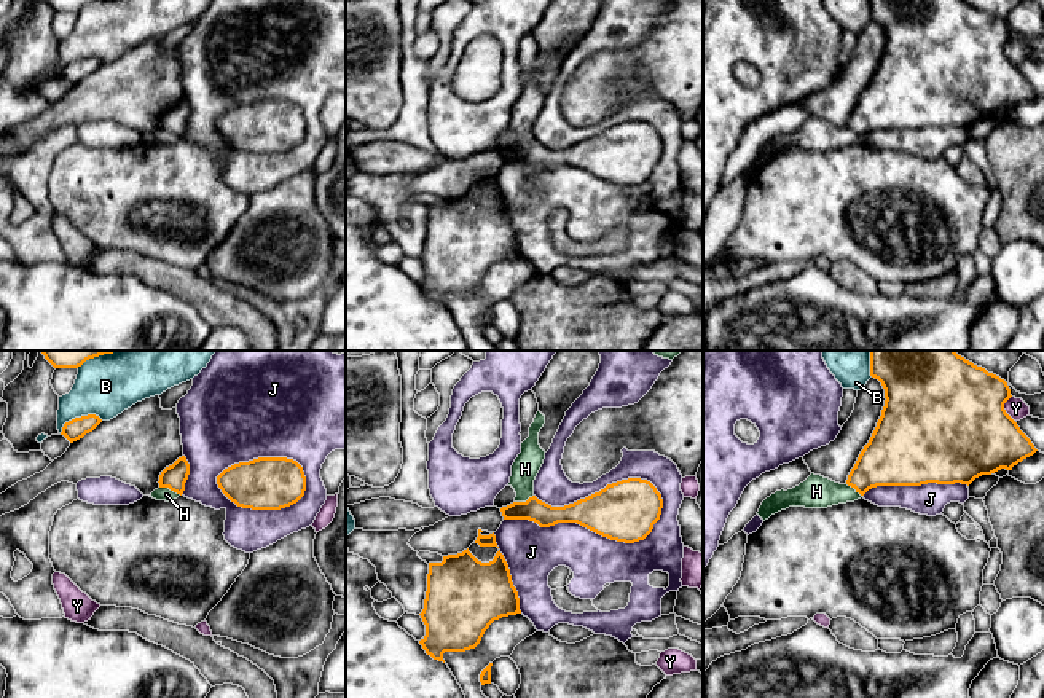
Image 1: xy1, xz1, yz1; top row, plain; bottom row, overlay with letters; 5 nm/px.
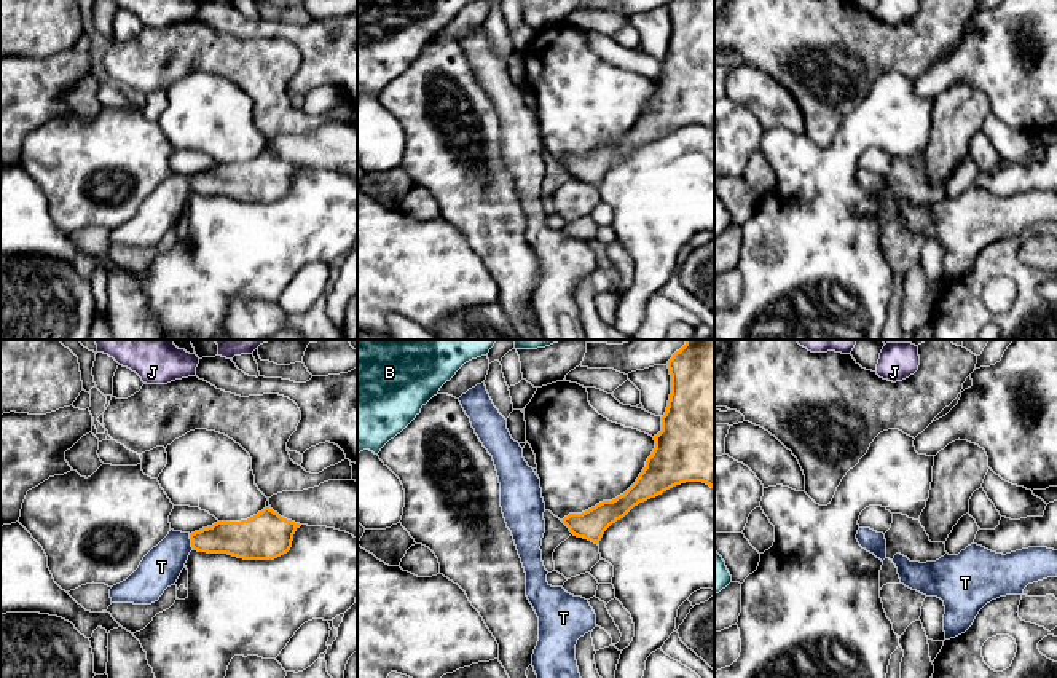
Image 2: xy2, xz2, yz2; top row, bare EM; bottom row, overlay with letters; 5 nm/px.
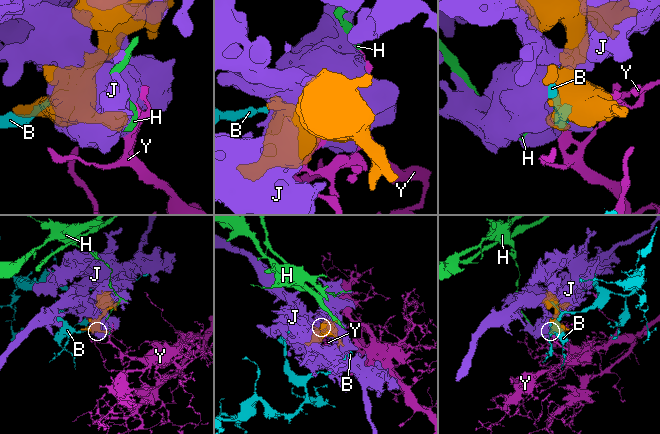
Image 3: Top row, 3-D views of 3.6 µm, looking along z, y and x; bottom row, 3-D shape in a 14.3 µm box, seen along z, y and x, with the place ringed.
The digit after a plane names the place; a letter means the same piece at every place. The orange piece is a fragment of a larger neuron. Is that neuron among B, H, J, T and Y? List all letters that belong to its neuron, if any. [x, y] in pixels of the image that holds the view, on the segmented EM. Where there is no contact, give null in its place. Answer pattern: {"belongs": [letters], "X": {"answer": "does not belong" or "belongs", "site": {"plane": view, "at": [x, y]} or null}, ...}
{"belongs": ["T"], "B": {"answer": "does not belong", "site": {"plane": "xy1", "at": [78, 418]}}, "H": {"answer": "does not belong", "site": {"plane": "xy1", "at": [171, 490]}}, "J": {"answer": "does not belong", "site": {"plane": "xz1", "at": [593, 531]}}, "T": {"answer": "belongs", "site": {"plane": "xy2", "at": [192, 543]}}, "Y": {"answer": "does not belong", "site": {"plane": "yz1", "at": [1003, 408]}}}

